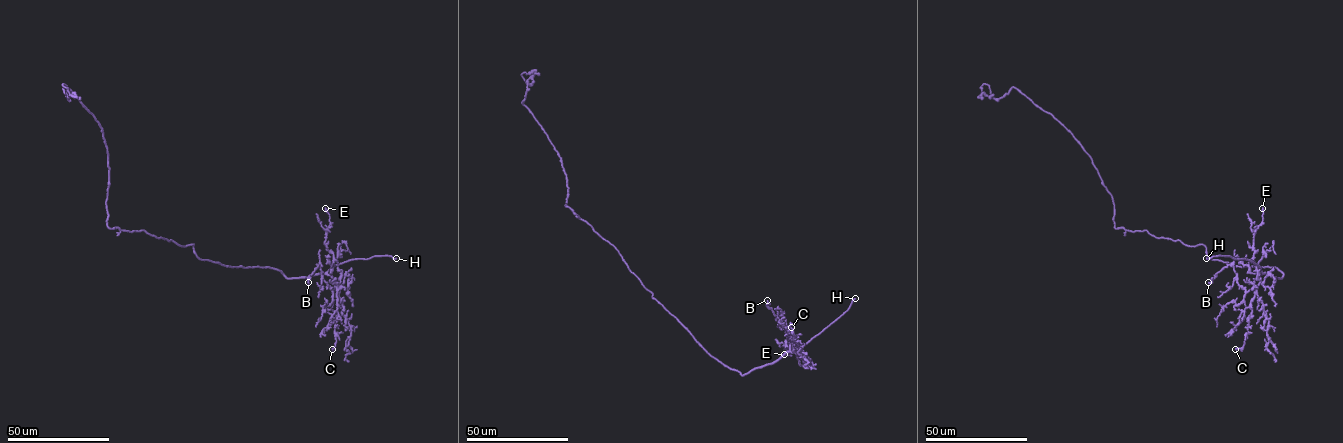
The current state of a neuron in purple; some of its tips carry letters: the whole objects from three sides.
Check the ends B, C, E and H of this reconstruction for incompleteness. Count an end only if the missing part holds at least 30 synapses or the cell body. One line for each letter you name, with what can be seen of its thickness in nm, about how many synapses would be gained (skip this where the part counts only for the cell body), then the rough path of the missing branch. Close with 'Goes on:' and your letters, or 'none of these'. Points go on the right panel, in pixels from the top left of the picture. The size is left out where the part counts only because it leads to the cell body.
H: Thickness 220 nm
Goes on: H

